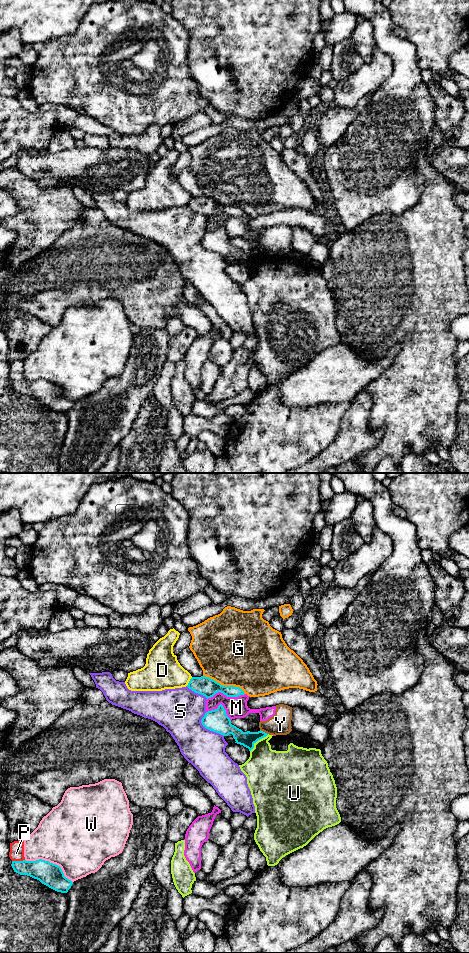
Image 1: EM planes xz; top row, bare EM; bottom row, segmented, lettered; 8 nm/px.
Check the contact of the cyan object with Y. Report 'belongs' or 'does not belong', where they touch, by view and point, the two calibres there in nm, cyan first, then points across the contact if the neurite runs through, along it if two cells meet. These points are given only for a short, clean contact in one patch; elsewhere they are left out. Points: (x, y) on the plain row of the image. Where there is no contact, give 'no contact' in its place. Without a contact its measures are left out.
does not belong | xz (264, 252) | 120/180 nm | along xz (260, 249), (267, 254)

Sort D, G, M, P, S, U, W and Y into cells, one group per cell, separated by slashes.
D / G / M Y / P / S / U / W

